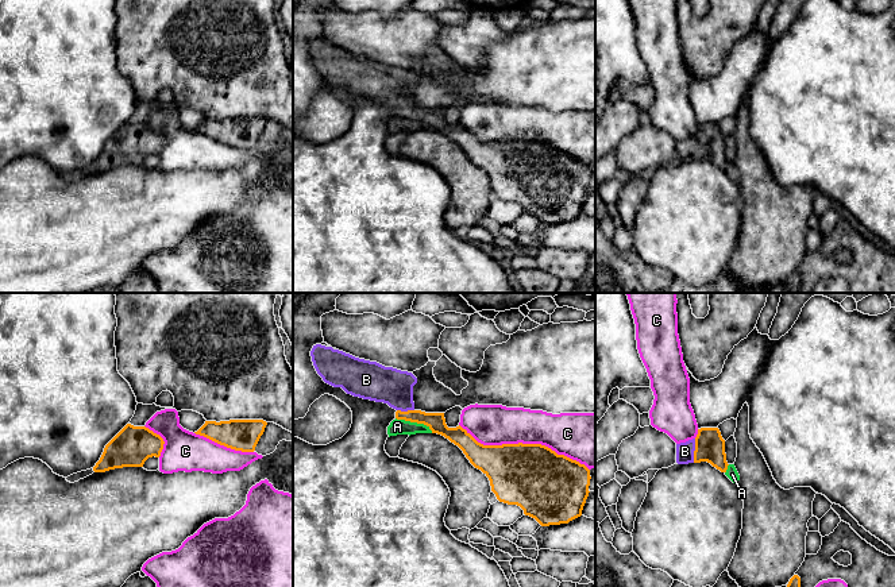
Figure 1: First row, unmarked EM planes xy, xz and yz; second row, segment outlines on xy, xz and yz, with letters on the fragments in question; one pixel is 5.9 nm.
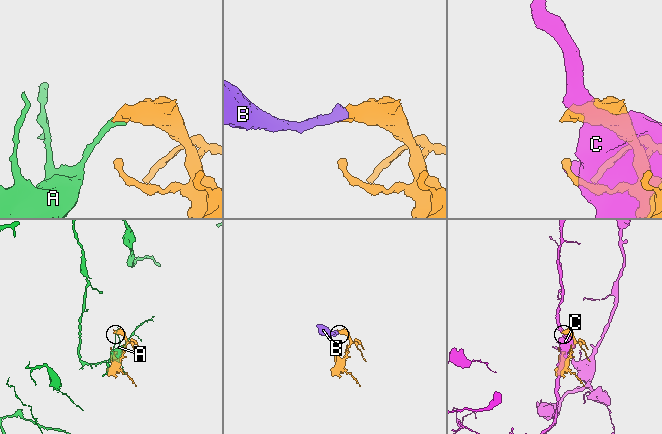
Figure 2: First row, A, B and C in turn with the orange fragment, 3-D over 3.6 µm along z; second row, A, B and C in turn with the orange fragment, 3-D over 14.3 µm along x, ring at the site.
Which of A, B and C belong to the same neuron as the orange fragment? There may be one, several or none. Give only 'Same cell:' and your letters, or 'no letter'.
Same cell: B

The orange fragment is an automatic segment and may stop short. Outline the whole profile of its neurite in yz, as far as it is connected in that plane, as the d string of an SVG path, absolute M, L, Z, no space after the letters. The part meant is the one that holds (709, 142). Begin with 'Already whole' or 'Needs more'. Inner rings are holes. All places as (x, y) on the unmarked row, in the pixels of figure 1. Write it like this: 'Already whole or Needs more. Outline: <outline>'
Needs more. Outline: M701 125L695 136L676 142L676 161L707 159L721 170L726 170L728 159L725 138L718 125Z

